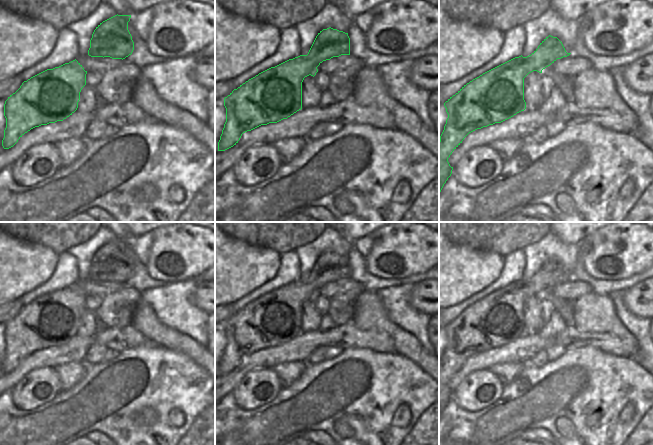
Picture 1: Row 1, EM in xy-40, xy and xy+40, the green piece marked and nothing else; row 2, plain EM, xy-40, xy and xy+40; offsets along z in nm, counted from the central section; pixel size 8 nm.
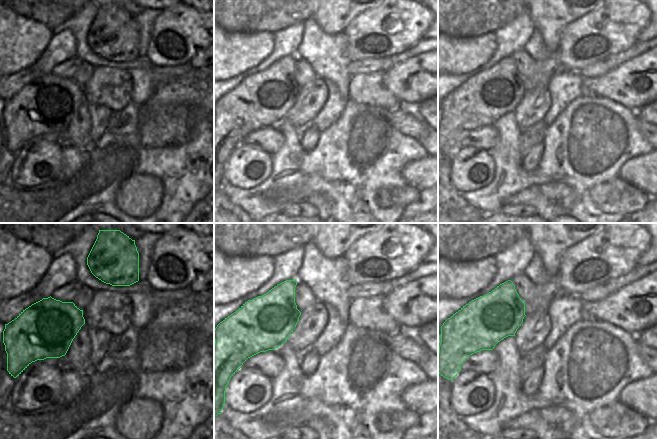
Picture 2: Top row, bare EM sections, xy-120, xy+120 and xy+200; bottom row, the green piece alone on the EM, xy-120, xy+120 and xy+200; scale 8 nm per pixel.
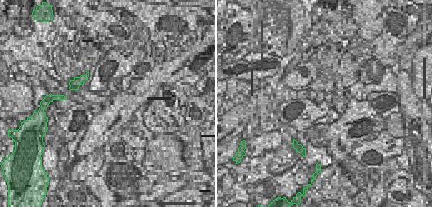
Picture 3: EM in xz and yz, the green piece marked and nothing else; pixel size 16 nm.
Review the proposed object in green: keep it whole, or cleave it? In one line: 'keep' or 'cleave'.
keep

